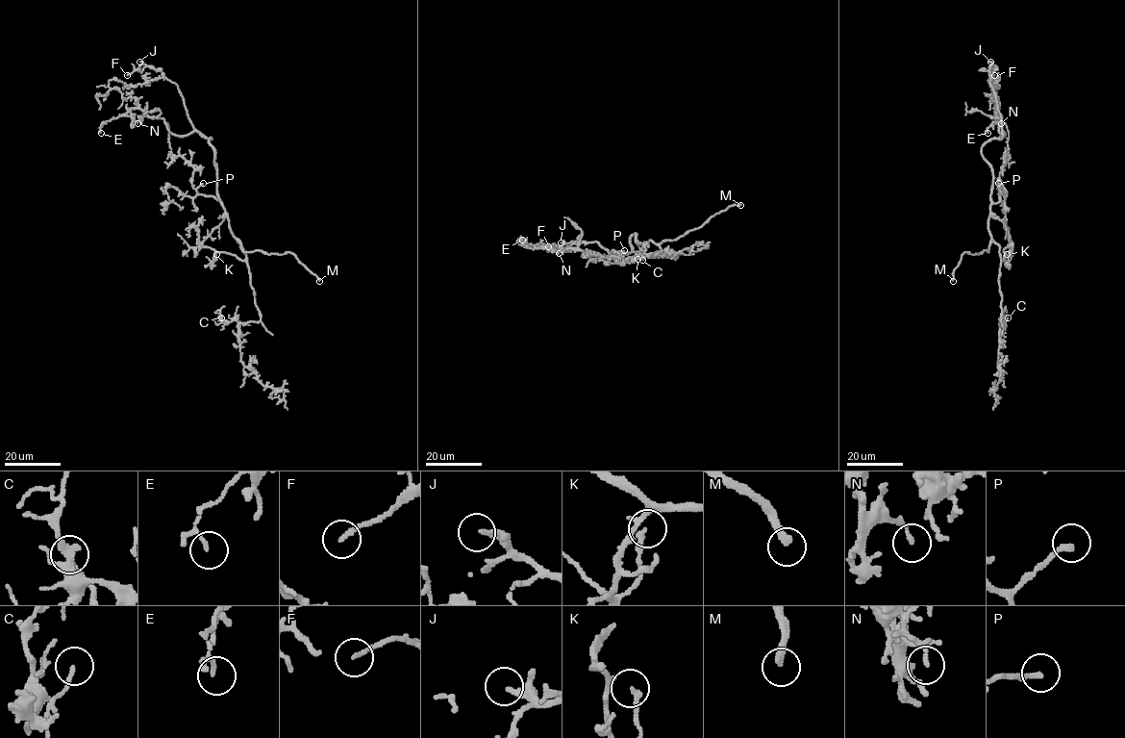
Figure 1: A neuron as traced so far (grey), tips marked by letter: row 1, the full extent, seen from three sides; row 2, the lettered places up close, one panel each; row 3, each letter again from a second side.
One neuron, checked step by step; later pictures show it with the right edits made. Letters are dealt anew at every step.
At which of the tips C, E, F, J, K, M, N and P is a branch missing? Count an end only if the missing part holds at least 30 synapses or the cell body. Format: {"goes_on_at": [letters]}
{"goes_on_at": ["F", "J", "M", "P"]}

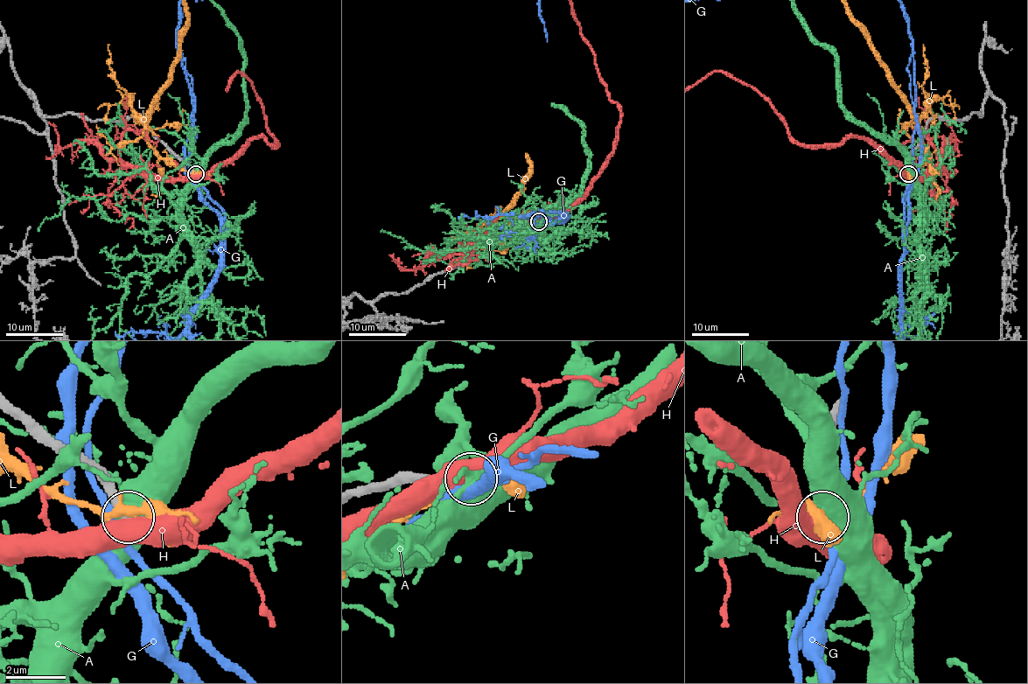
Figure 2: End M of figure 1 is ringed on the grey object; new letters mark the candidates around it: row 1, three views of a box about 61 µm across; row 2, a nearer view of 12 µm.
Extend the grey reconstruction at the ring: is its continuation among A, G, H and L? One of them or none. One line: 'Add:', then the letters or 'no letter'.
Add: no letter

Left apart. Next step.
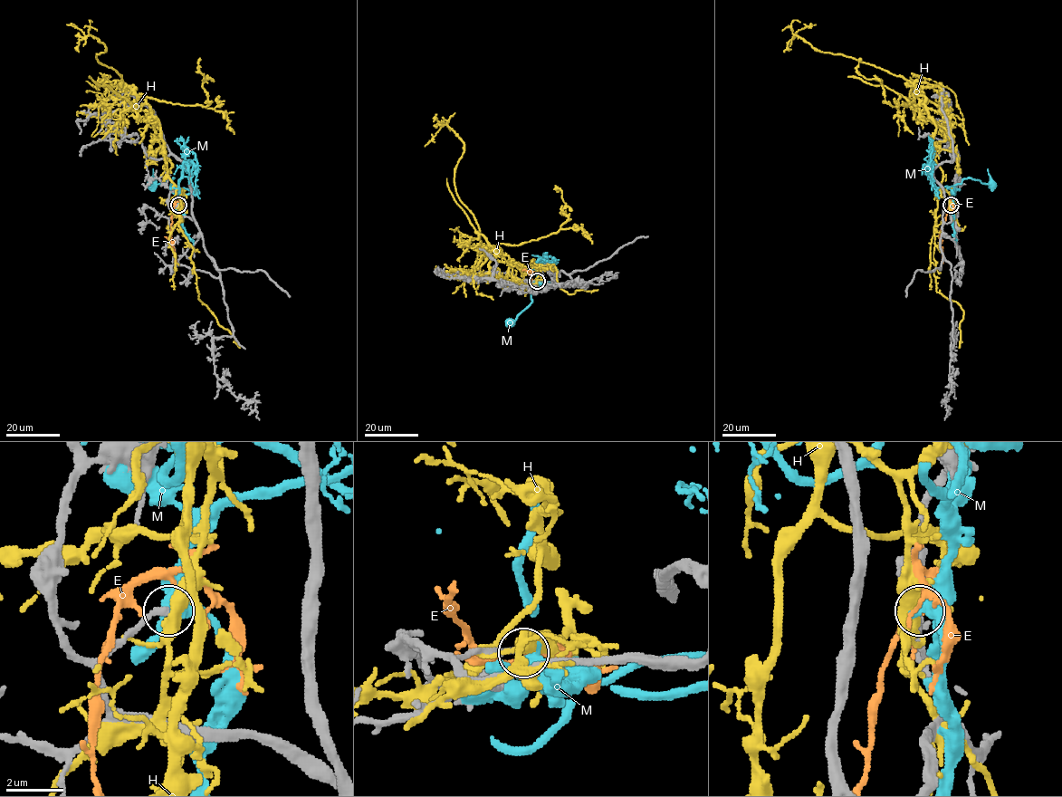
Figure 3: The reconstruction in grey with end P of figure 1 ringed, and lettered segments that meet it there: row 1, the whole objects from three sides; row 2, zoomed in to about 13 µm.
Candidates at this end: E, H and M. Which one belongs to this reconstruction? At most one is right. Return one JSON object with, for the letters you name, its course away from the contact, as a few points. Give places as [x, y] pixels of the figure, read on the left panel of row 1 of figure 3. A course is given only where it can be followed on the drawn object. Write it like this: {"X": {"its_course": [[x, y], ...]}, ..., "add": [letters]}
{"add": []}

